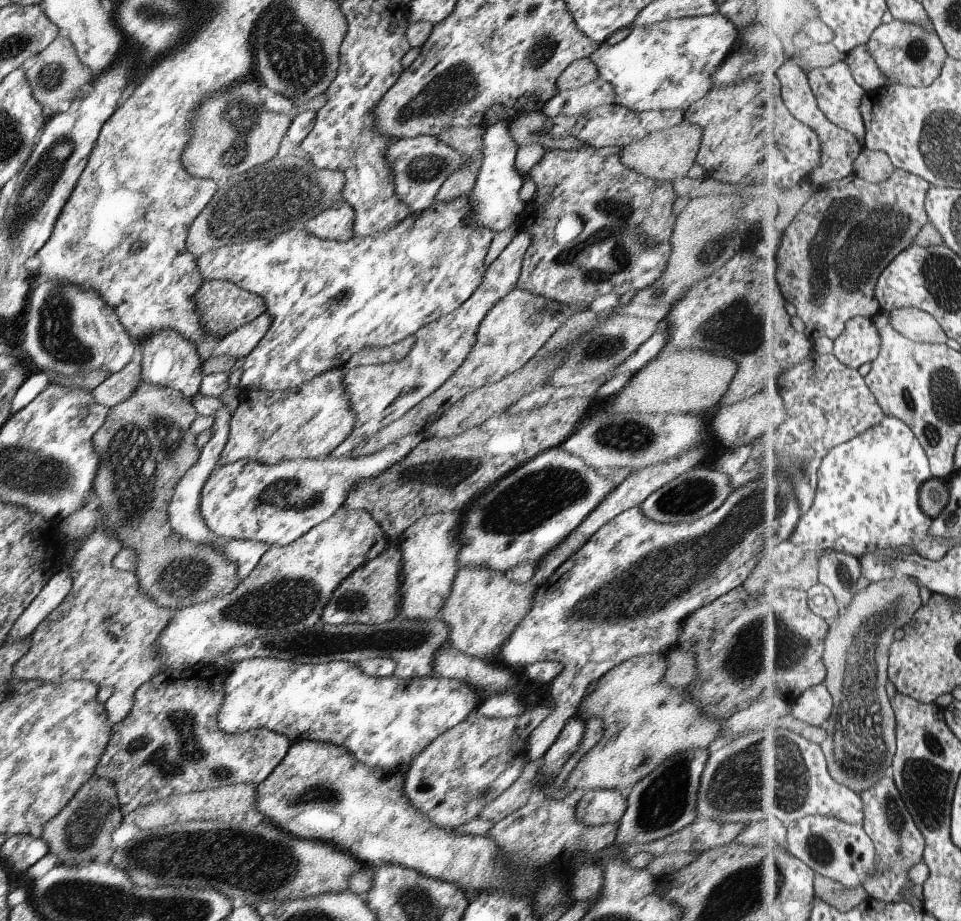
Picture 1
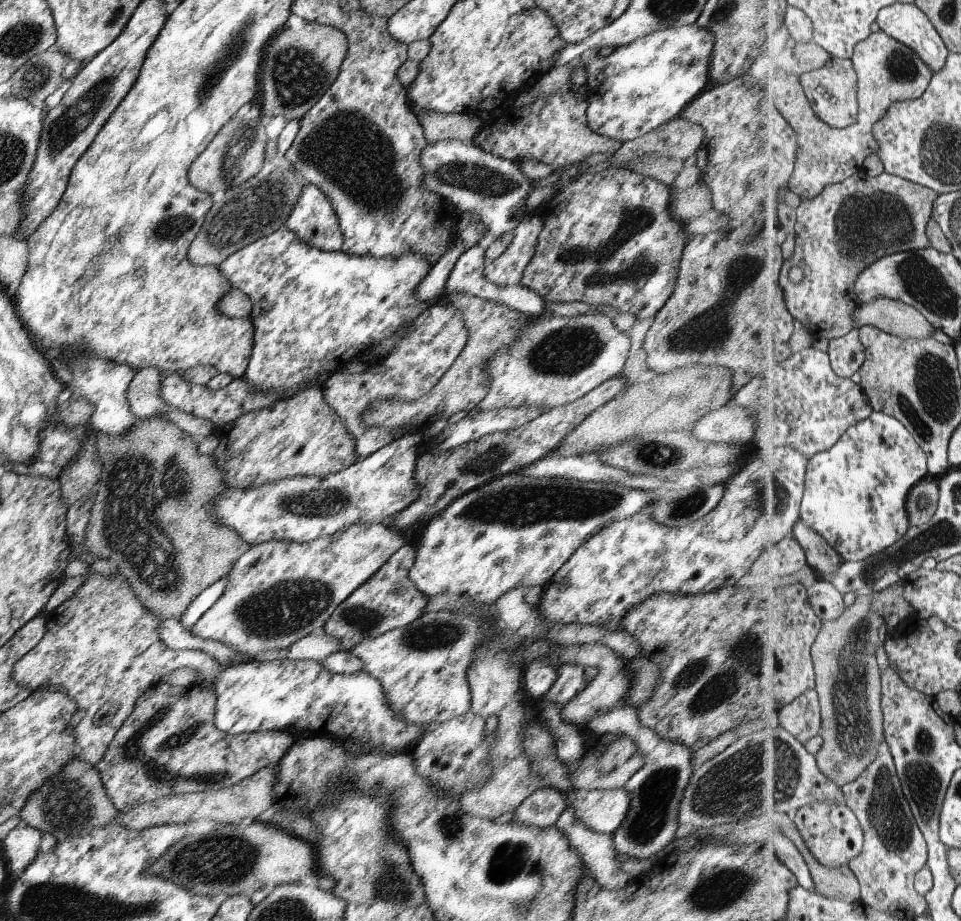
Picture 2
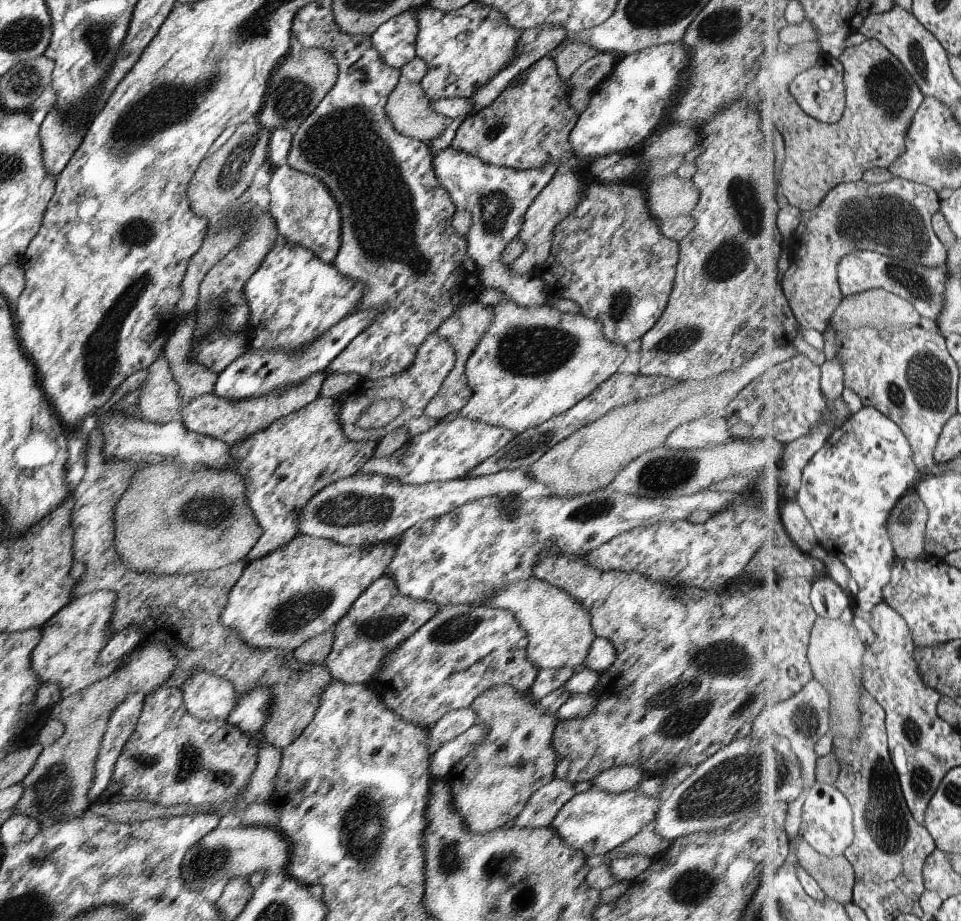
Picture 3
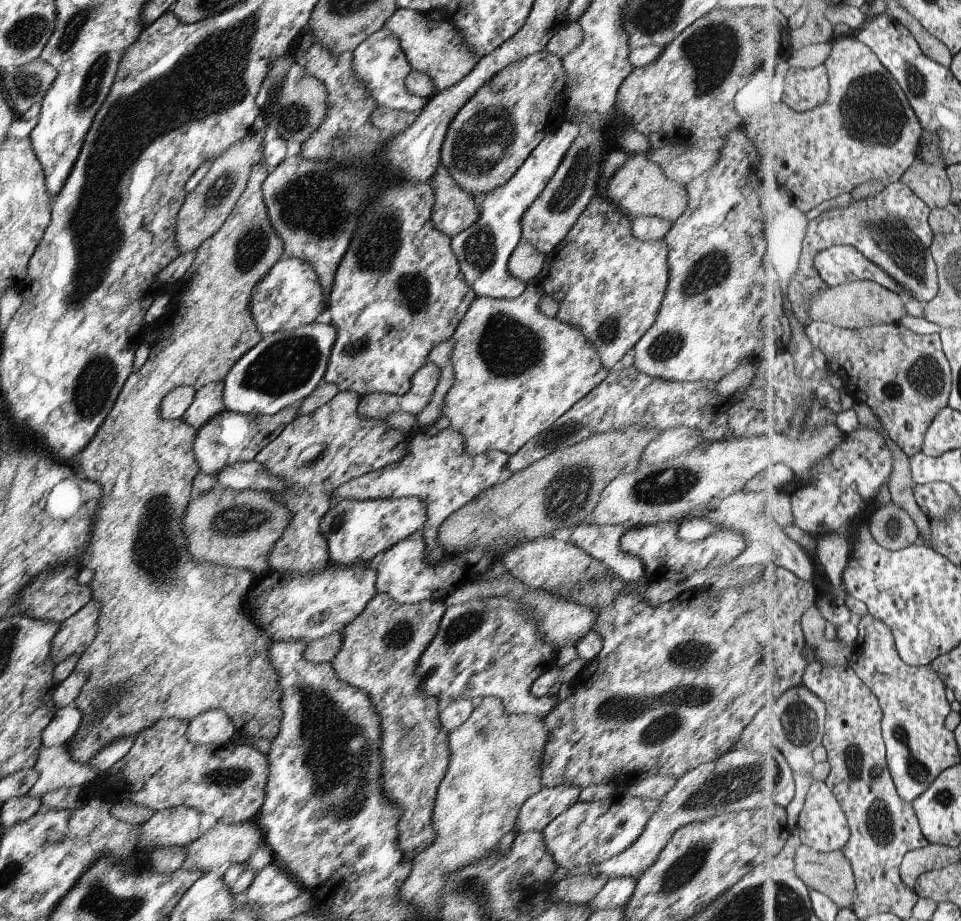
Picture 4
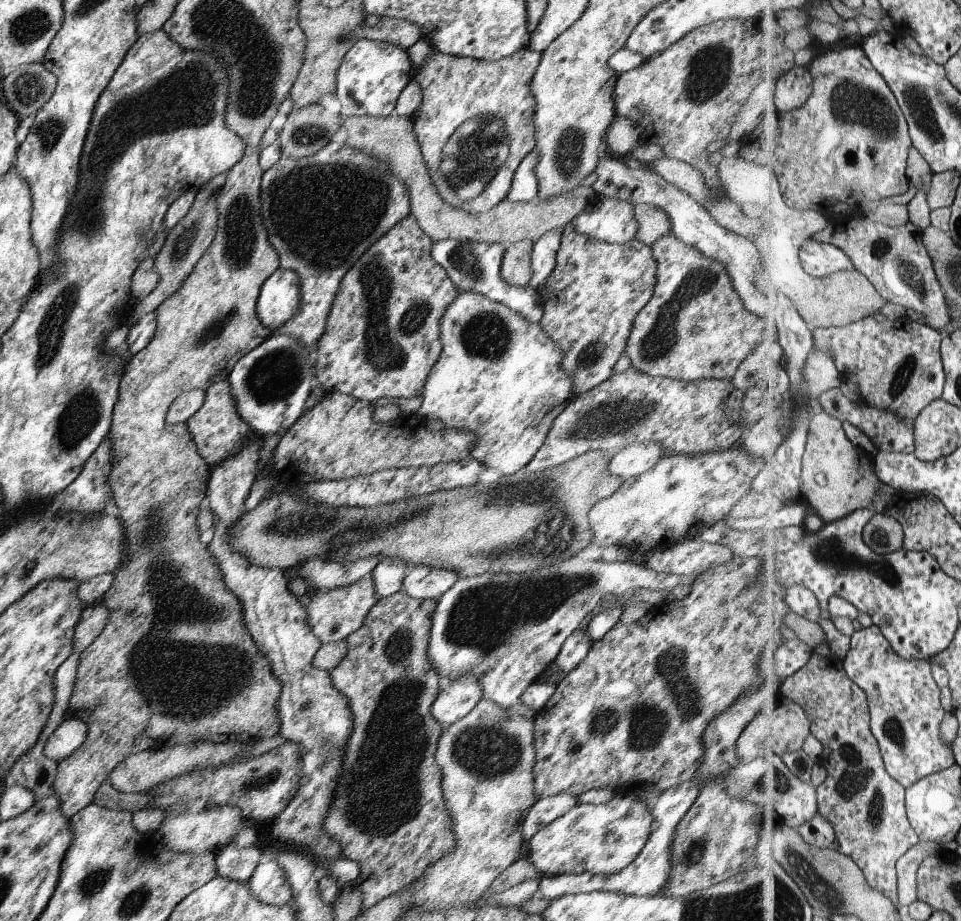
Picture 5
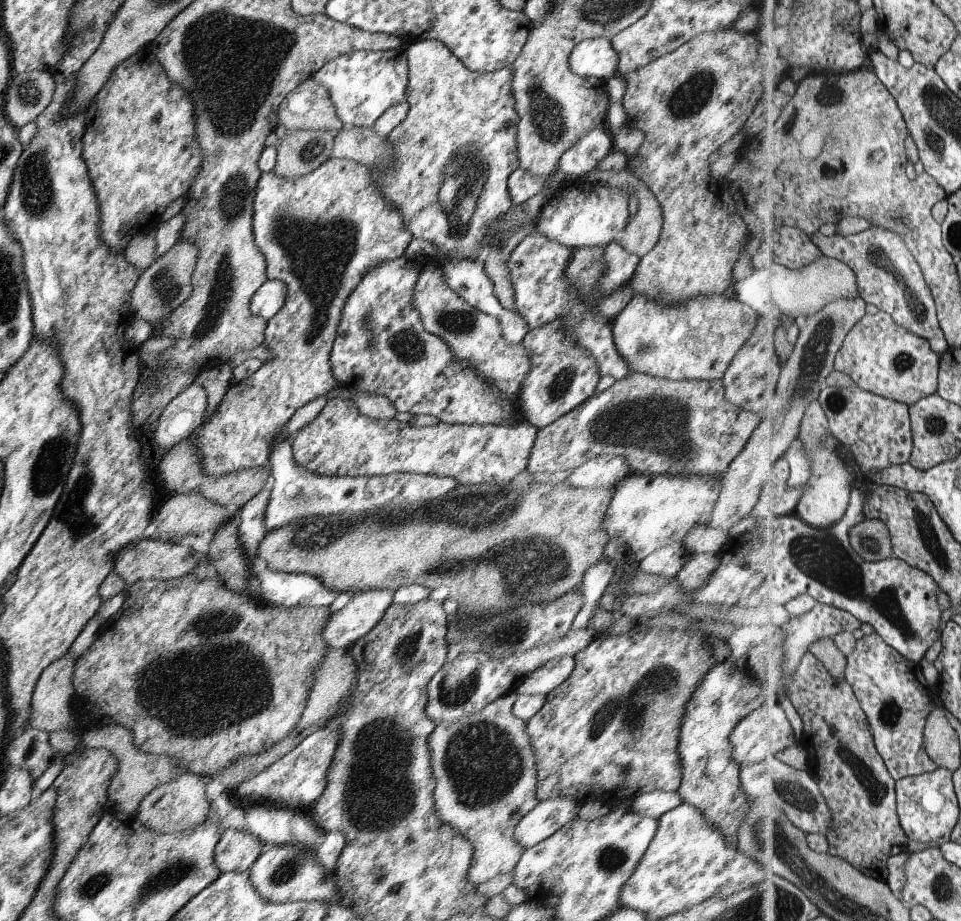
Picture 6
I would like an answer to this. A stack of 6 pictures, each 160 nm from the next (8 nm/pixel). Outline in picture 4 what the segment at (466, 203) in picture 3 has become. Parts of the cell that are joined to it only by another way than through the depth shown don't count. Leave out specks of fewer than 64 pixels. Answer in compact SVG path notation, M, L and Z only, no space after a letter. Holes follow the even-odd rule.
M561 119L554 134L545 134L533 148L516 173L502 185L473 197L477 206L477 218L465 230L450 238L450 249L454 252L463 278L470 284L477 297L495 297L513 300L524 290L527 283L511 276L506 267L511 251L517 246L520 236L520 218L527 207L541 192L545 183L553 176L564 153L577 138L578 126Z

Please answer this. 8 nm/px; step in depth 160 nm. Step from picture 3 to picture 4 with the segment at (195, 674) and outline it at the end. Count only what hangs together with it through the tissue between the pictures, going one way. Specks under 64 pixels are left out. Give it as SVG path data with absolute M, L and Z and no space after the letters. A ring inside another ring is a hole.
M221 709L200 712L185 724L185 736L195 744L219 746L234 741L238 734L234 722Z

